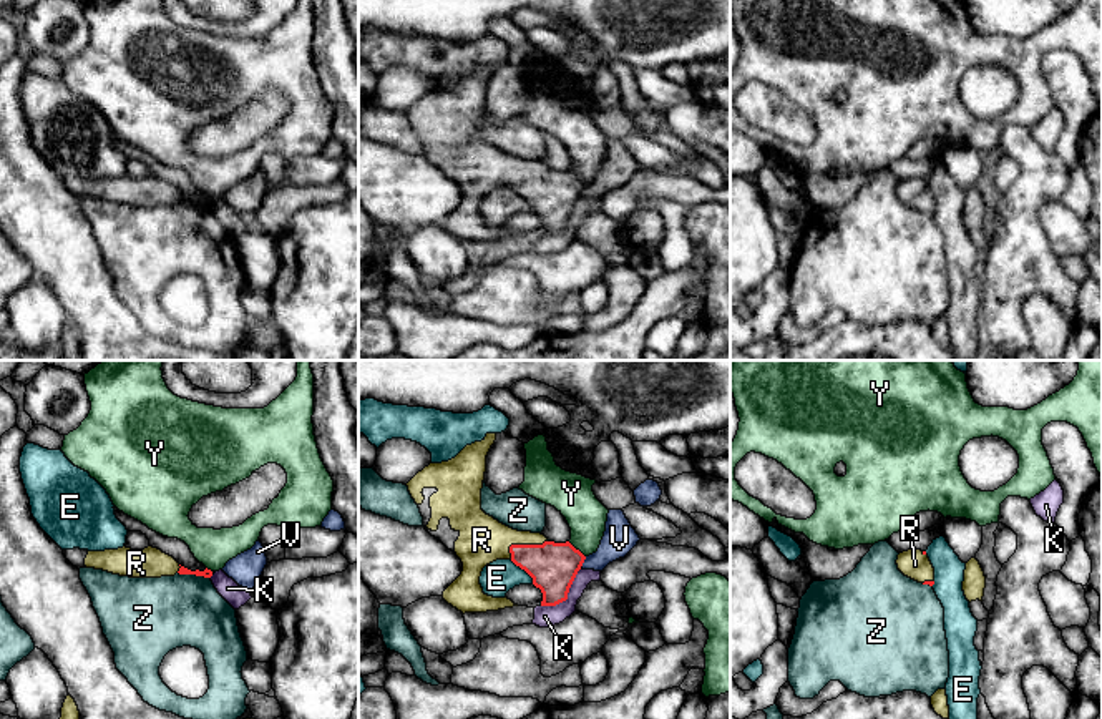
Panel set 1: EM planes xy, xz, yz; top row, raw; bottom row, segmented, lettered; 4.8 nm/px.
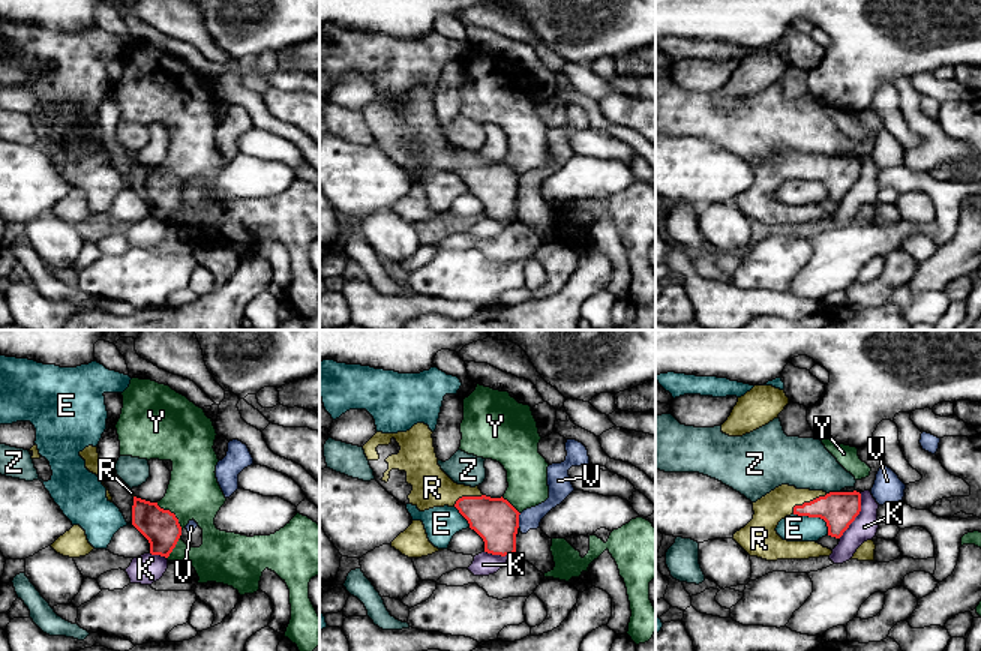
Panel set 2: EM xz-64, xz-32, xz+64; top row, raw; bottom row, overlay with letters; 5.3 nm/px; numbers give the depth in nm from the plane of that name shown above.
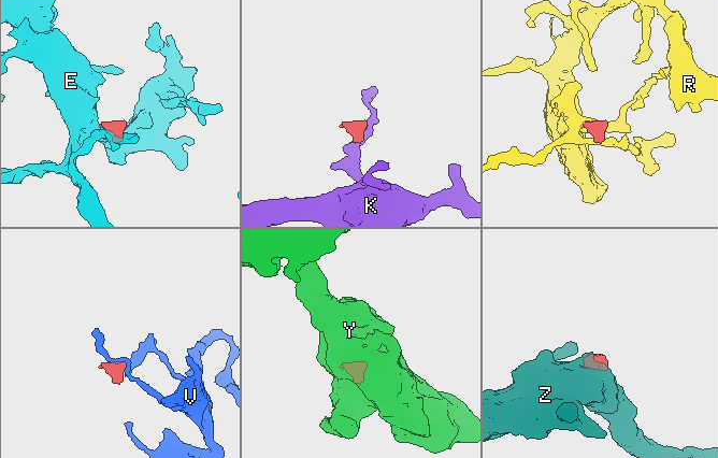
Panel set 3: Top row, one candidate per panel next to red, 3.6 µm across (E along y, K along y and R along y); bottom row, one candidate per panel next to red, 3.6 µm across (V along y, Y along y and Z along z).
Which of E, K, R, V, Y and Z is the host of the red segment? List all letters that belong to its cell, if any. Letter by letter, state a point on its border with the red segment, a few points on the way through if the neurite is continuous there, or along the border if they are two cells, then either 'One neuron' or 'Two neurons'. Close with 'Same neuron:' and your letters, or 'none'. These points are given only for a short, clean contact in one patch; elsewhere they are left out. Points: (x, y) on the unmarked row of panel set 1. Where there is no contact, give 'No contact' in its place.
E: Touches red at xz (523, 196). Boundary: xz (510, 188), (533, 211). Two neurons
K: Touches red at xz (566, 224). Boundary: xz (581, 196), (565, 228), (541, 234). Two neurons
R: Touches red at xz (521, 173). Path across: xz (553, 195), (521, 173), (482, 168). One neuron
V: Touches red at xz (583, 190). Boundary: xz (586, 185), (580, 195). Two neurons
Y: Touches red at xz (575, 176). Boundary: xz (568, 170), (585, 185). Two neurons
Z: Touches red at xy (195, 201). Boundary: xy (178, 200), (209, 206). Two neurons
Same neuron: R

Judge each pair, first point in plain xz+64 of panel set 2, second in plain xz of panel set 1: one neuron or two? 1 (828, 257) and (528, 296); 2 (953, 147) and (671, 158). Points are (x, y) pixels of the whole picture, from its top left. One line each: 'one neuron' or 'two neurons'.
1: two neurons
2: two neurons

